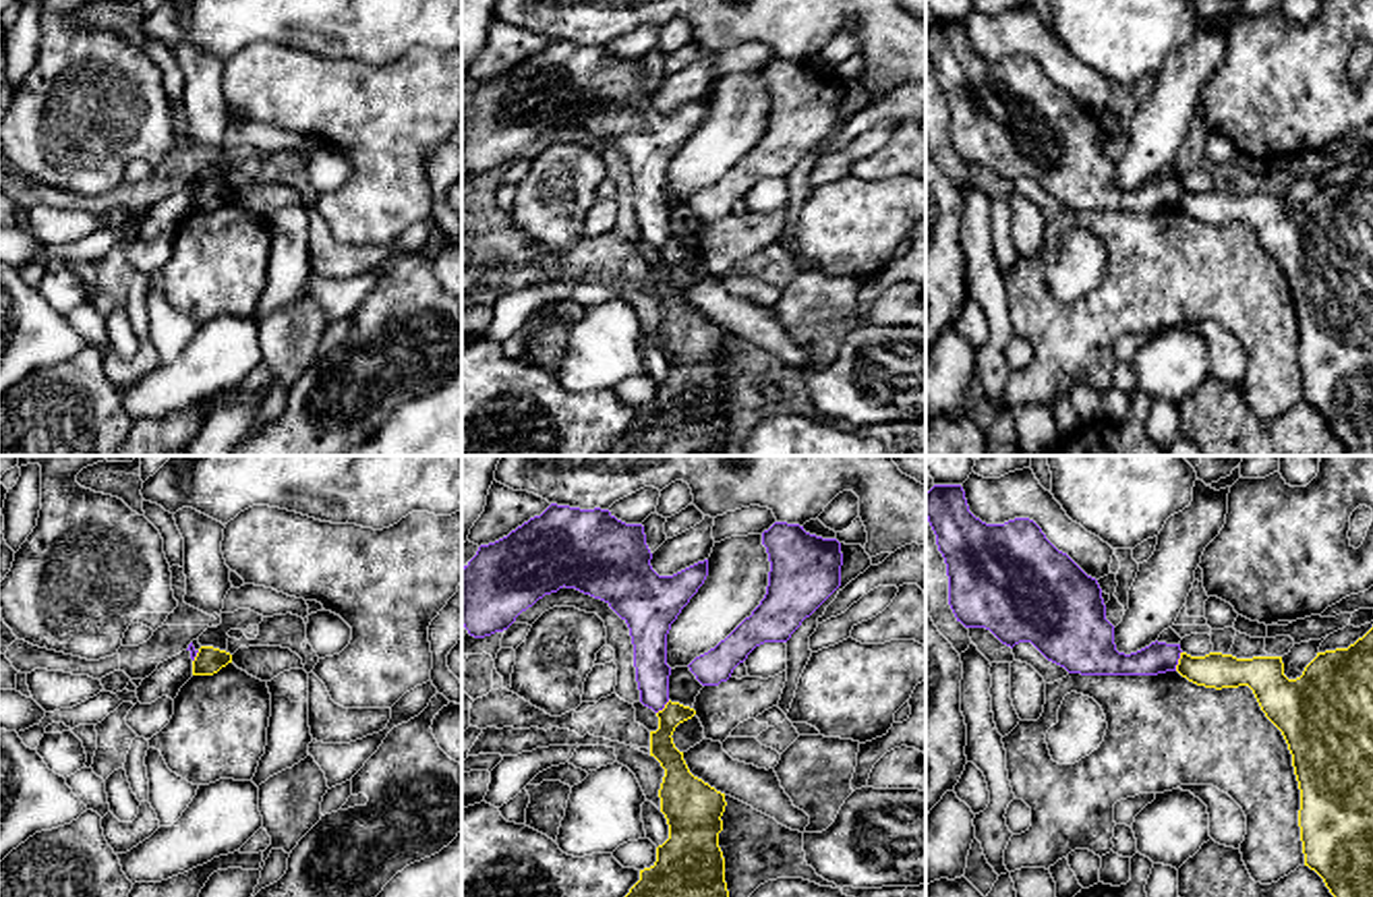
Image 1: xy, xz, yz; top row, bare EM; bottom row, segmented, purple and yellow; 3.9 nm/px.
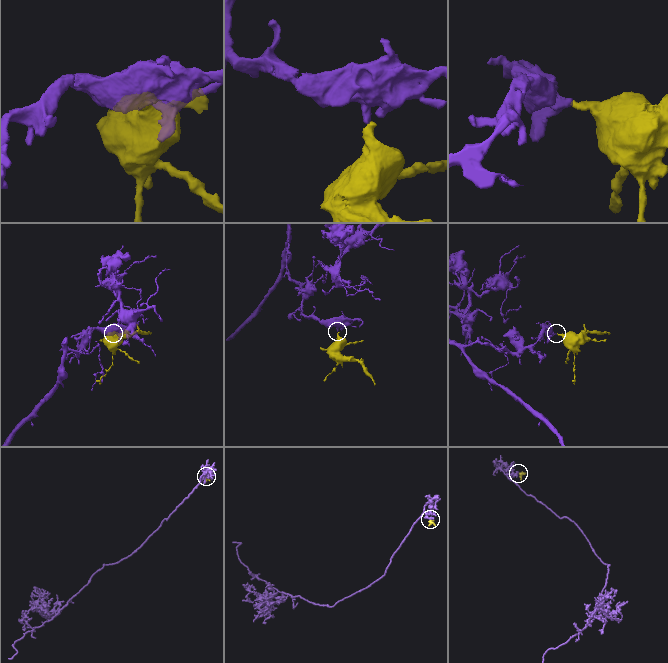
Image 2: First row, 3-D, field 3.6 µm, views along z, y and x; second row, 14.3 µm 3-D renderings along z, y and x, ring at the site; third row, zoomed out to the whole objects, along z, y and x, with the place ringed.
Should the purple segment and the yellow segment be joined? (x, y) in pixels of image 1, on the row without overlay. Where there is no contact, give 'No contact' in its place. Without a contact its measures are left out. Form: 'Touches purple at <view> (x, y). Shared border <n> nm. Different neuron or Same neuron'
Touches purple at yz (1177, 197). Shared border 80 nm. Different neuron

